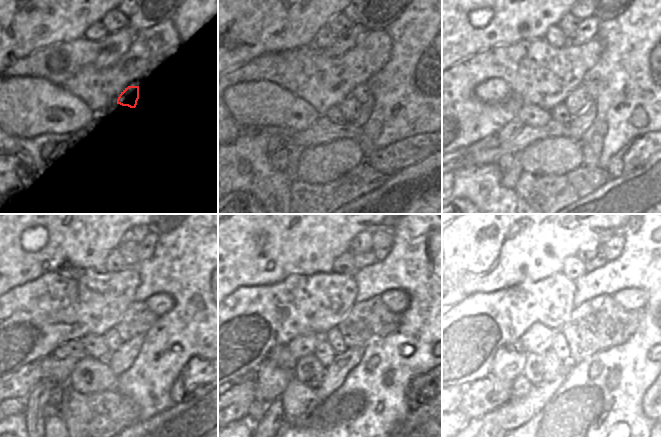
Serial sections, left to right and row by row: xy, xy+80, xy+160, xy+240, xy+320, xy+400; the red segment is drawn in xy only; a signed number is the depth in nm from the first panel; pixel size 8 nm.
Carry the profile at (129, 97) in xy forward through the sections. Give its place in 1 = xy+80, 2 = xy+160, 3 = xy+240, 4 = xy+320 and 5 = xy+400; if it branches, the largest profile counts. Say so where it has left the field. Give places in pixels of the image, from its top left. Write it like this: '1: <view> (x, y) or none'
1: xy+80 (361, 92)
2: xy+160 (591, 87)
3: xy+240 (159, 304)
4: xy+320 (397, 301)
5: xy+400 (629, 298)

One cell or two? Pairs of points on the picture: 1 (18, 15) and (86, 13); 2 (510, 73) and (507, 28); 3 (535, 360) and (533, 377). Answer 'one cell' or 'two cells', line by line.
1: one cell
2: two cells
3: one cell

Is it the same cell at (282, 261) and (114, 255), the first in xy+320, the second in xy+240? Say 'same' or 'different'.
different

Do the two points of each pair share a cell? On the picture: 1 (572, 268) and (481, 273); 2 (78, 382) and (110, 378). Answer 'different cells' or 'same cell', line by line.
1: different cells
2: same cell

